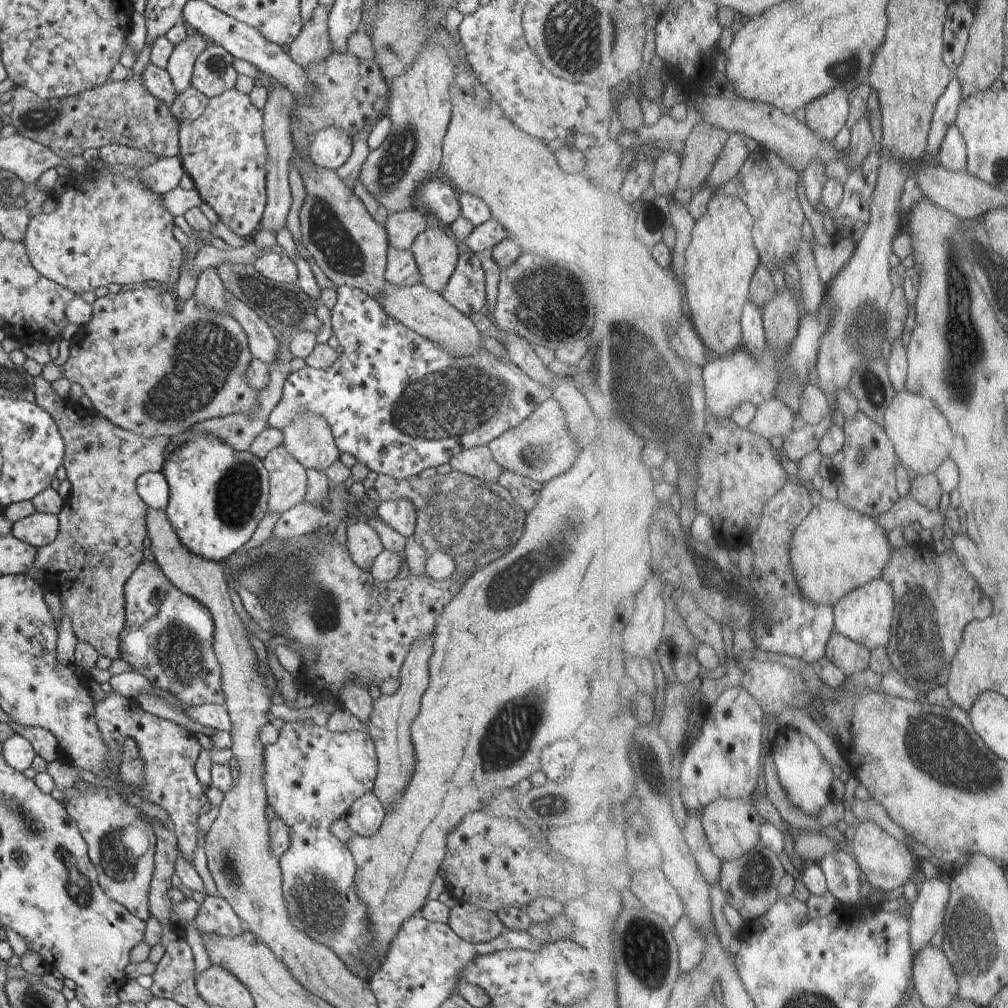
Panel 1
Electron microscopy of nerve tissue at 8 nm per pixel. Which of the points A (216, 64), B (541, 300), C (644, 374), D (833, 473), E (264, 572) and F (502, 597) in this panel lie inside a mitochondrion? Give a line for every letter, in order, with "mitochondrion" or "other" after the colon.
A: mitochondrion
B: mitochondrion
C: mitochondrion
D: other
E: mitochondrion
F: mitochondrion

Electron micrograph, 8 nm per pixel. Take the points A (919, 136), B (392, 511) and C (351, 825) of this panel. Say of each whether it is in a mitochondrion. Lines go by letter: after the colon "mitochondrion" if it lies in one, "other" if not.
A: other
B: other
C: other

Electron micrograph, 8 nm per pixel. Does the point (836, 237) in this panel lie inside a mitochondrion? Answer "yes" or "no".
no

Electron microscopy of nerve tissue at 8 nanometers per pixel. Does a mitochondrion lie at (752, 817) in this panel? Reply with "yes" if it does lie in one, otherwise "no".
no

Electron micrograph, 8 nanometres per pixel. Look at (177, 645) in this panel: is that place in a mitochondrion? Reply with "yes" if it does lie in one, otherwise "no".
yes

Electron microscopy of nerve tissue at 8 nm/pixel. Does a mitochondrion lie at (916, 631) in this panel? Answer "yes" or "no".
yes

